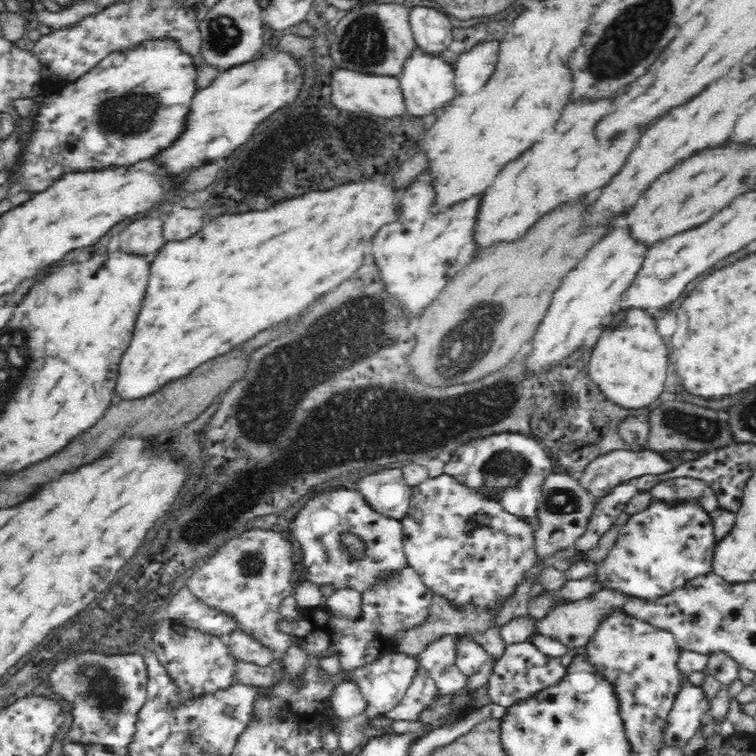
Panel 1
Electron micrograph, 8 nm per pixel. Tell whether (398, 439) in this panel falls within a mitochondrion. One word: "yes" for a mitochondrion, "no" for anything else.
yes

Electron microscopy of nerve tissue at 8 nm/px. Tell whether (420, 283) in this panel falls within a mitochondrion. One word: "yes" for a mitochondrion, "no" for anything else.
no

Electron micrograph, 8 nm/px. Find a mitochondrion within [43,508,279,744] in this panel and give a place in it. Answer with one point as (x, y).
(99, 683)

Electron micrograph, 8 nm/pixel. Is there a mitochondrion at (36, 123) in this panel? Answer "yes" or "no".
no

